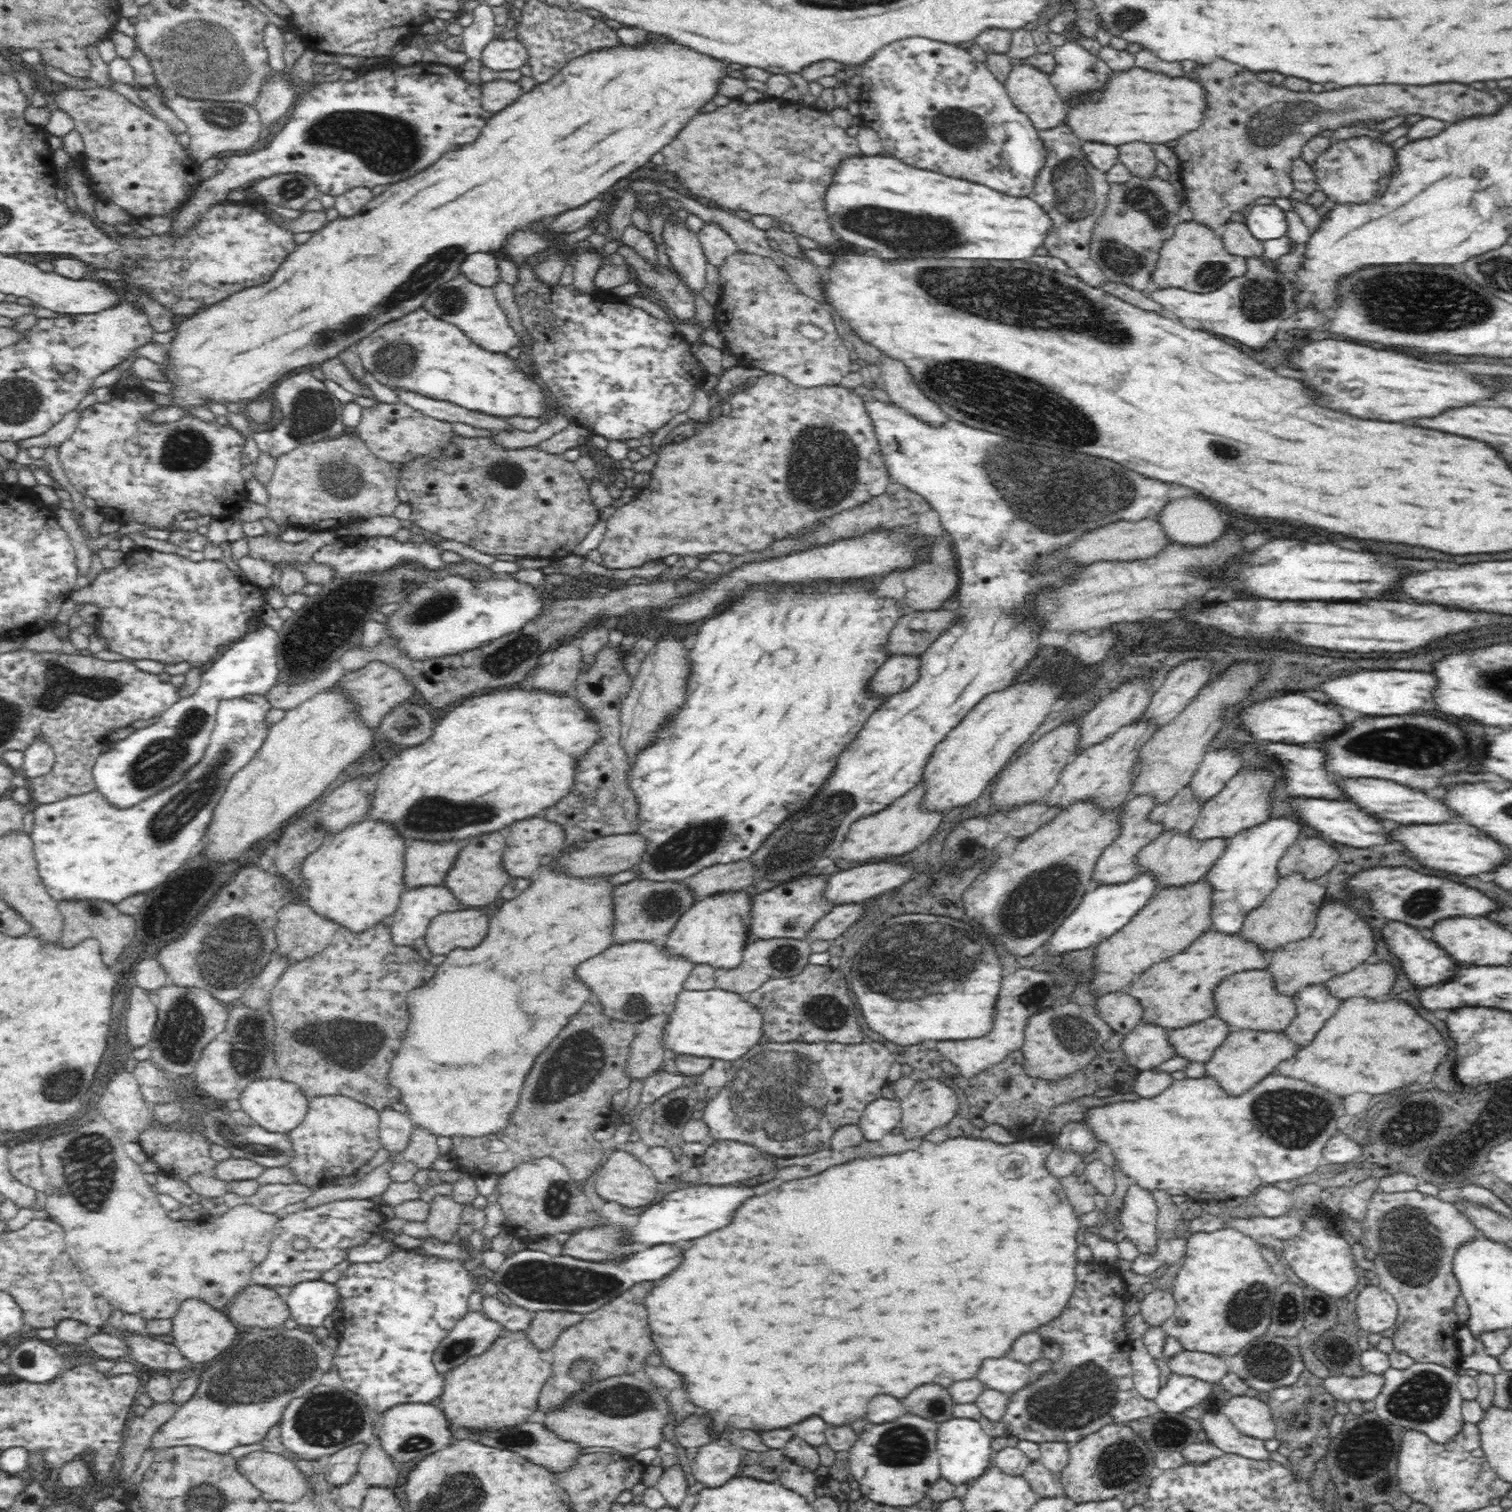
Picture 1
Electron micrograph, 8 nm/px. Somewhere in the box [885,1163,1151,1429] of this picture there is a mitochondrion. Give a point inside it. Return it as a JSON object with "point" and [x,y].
{"point":[935,1407]}

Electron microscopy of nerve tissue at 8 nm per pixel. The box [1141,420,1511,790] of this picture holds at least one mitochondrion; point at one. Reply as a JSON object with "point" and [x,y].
{"point":[1416,746]}

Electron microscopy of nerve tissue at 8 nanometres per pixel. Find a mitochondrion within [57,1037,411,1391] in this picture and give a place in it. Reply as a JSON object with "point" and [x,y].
{"point":[86,1175]}

